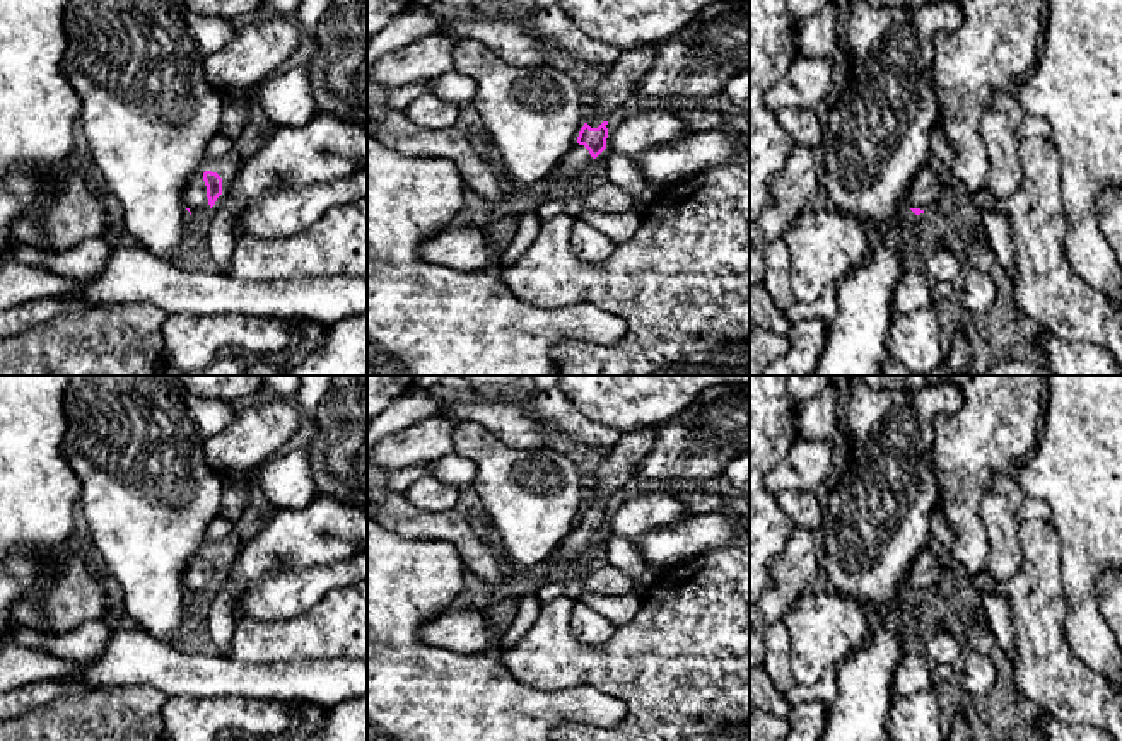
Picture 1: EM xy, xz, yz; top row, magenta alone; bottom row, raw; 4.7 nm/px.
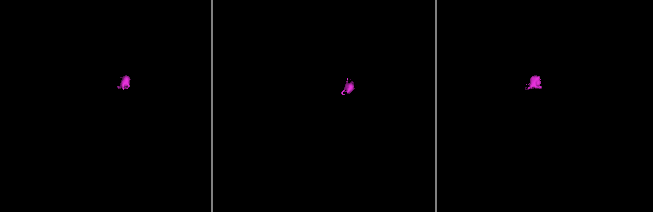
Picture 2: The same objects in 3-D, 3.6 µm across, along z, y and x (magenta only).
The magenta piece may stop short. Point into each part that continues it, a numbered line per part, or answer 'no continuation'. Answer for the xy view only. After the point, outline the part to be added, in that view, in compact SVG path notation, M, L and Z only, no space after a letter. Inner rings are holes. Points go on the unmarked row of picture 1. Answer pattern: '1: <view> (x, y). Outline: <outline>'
1: xy (195, 576). Outline: M203 555L195 557L184 570L184 589L191 598L205 598L210 592Z

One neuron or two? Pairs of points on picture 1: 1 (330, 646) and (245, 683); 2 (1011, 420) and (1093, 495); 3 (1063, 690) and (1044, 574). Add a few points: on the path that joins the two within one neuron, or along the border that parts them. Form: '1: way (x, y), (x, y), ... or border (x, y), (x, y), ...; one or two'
1: border (337, 658), (258, 665); two
2: border (1040, 431), (1035, 451), (1018, 468); two
3: way (1044, 661), (1044, 603); one

